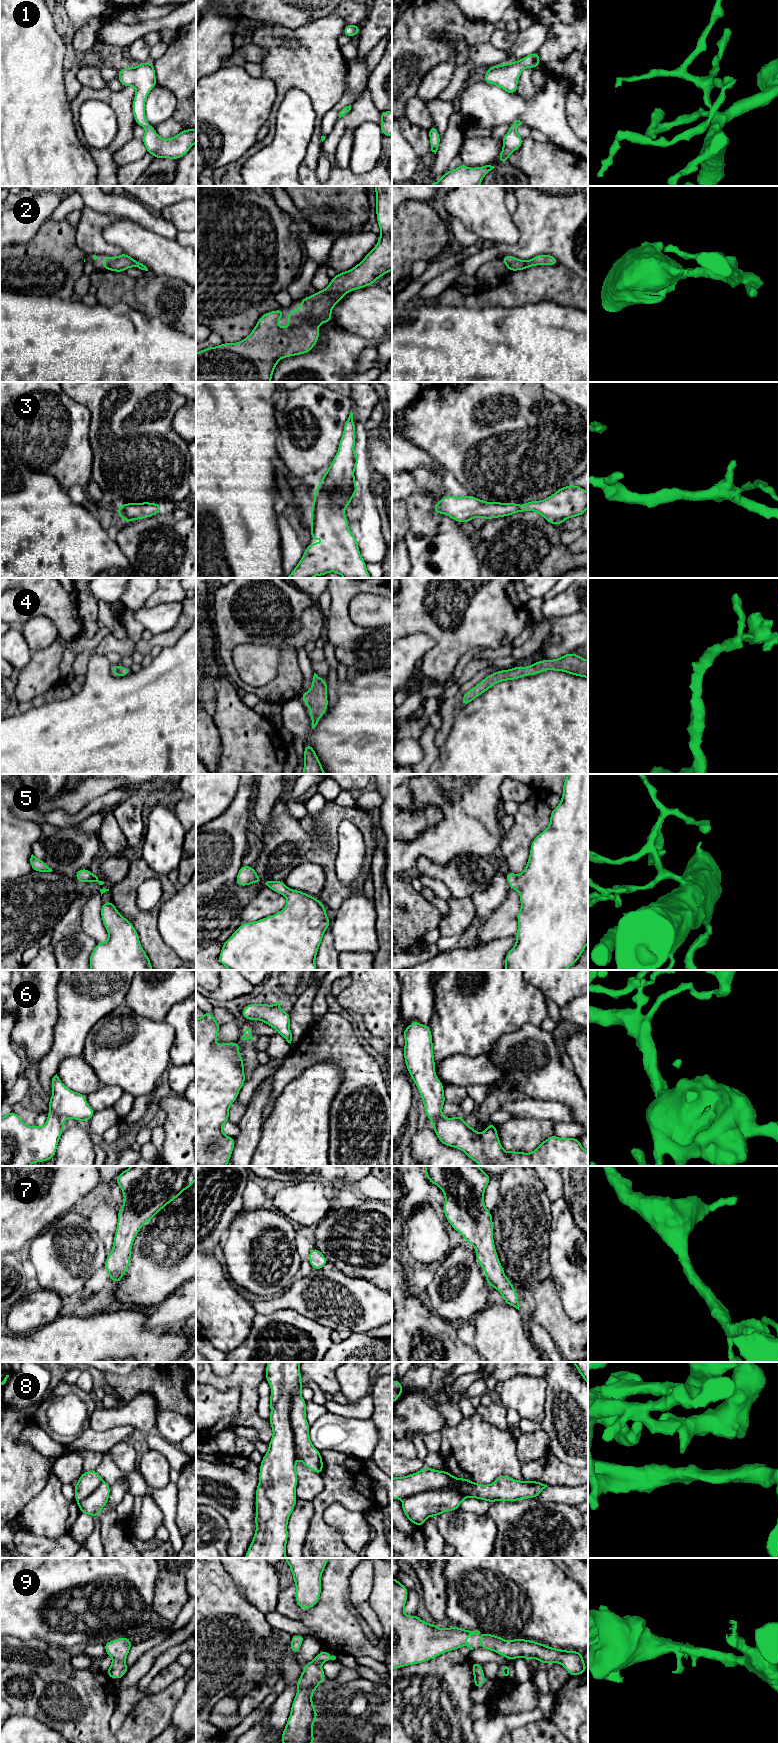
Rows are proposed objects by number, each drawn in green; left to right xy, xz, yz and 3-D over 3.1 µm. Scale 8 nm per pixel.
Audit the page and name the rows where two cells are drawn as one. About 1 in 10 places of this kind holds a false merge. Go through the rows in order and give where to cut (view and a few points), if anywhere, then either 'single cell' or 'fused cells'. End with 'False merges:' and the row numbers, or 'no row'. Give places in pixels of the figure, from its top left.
1: no cut | single cell
2: no cut | single cell
3: no cut | single cell
4: no cut | single cell
5: no cut | single cell
6: no cut | single cell
7: no cut | single cell
8: no cut | single cell
9: no cut | single cell
False merges: no row

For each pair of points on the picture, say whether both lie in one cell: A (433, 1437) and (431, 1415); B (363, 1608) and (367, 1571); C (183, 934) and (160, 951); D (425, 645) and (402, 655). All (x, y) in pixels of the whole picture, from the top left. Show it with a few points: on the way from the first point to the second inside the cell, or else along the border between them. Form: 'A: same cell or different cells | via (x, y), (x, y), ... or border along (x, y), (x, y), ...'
A: different cells | border along (439, 1430), (425, 1434)
B: same cell | via (363, 1599), (363, 1580)
C: different cells | border along (157, 924), (157, 930), (162, 940), (182, 959)
D: same cell | via (419, 645), (414, 646), (408, 651)

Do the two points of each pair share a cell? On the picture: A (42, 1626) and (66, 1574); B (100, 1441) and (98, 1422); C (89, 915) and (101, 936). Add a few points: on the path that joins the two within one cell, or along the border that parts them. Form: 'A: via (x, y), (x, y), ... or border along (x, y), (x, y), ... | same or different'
A: via (55, 1615), (64, 1605), (64, 1589), (66, 1587) | same
B: border along (122, 1425), (102, 1431), (94, 1431), (90, 1428) | different
C: via (91, 920), (92, 925), (97, 931) | same

